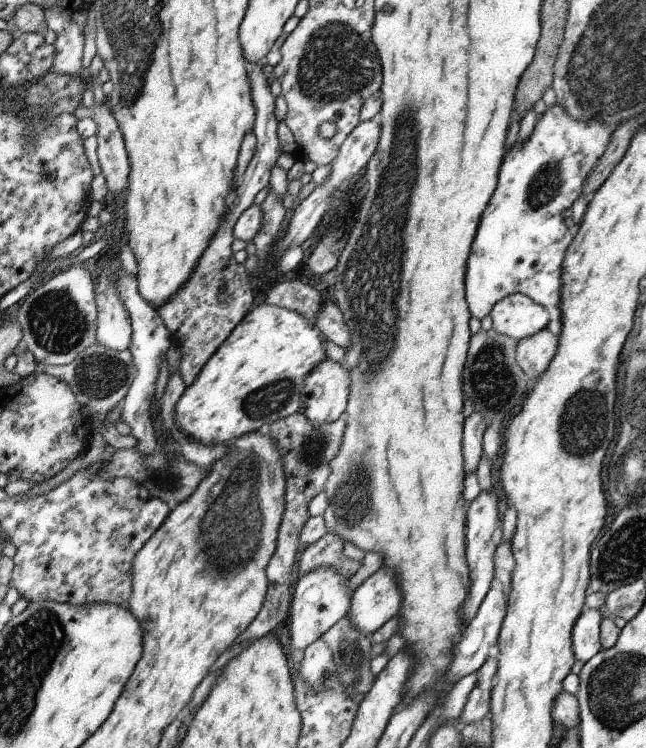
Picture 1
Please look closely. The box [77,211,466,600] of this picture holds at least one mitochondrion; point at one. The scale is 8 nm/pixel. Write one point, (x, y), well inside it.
(231, 531)

